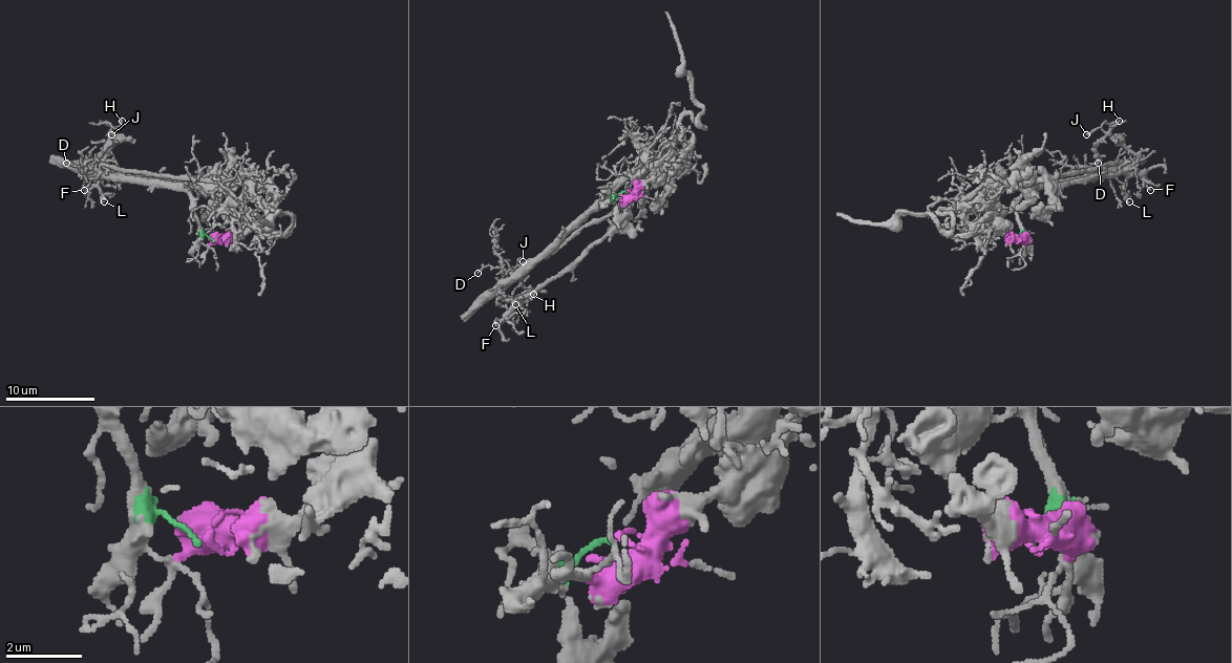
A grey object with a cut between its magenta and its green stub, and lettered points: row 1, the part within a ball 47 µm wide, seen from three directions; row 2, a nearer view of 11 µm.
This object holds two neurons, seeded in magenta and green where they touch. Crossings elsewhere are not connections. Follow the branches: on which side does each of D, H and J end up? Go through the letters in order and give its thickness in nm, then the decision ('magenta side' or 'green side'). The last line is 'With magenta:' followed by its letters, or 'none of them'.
D: calibre 100 nm; green side
H: calibre 90 nm; green side
J: calibre 170 nm; green side
With magenta: none of them

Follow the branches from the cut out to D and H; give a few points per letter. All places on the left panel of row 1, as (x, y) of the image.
D: (213, 240), (202, 231), (195, 202), (182, 189), (149, 187), (66, 163)
H: (213, 240), (202, 231), (195, 202), (182, 189), (111, 180), (96, 167), (96, 155), (122, 120)

